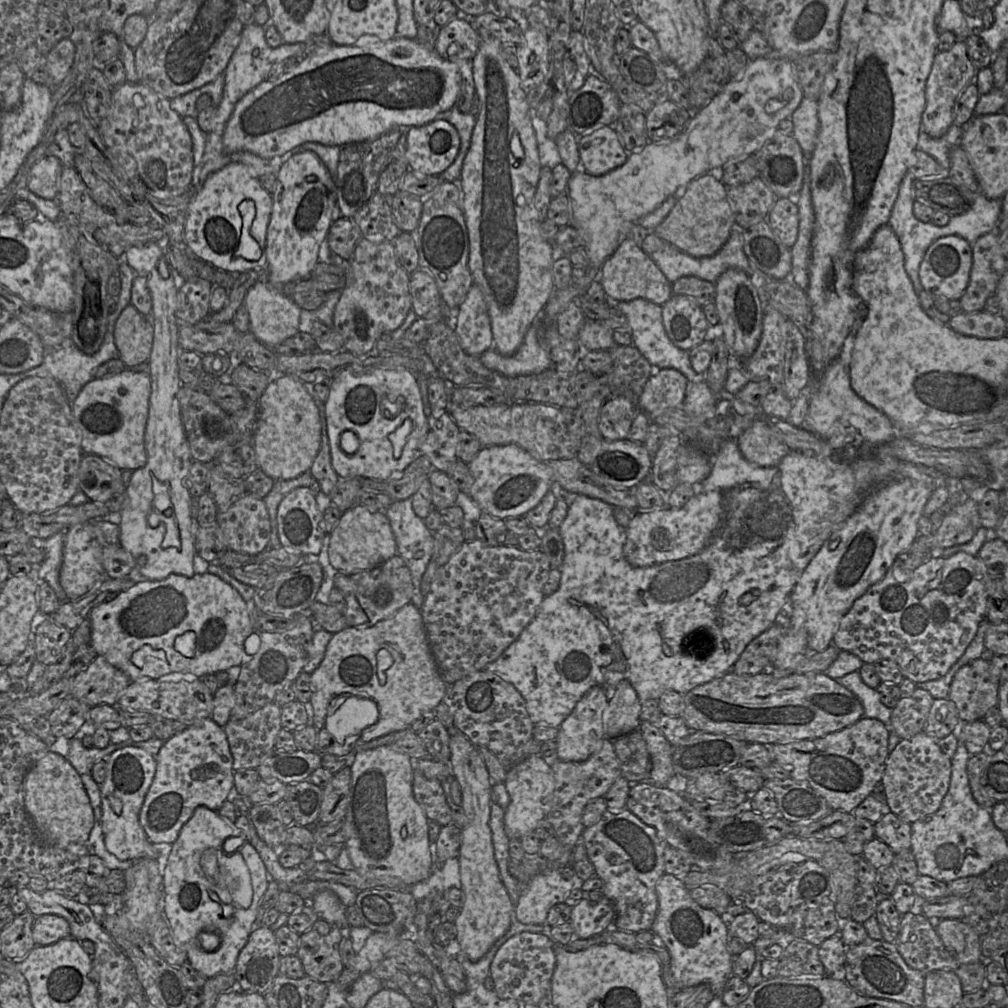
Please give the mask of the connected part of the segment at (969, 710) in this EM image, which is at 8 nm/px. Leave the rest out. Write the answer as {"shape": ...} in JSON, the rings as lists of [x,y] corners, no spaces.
{"shape":[[[989,655],[970,661],[954,675],[948,699],[954,702],[961,722],[983,720],[987,711],[999,702],[999,681],[993,674]]]}

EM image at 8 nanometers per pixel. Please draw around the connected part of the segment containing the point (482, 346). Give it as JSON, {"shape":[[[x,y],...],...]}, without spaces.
{"shape":[[[477,285],[471,286],[464,302],[459,306],[452,328],[462,349],[469,355],[480,356],[494,348],[487,305]]]}

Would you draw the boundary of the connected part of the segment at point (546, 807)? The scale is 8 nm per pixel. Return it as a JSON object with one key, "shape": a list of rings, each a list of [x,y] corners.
{"shape":[[[531,755],[515,766],[508,768],[504,782],[510,797],[505,809],[505,832],[509,839],[520,839],[533,833],[539,821],[545,819],[553,806],[555,778],[551,765],[544,758]]]}

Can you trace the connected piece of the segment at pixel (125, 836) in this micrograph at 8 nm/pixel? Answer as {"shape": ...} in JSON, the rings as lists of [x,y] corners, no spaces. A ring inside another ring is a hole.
{"shape":[[[136,746],[117,749],[107,757],[105,779],[99,785],[101,824],[106,849],[122,862],[159,857],[158,849],[148,840],[139,822],[139,813],[155,772],[155,756]]]}

